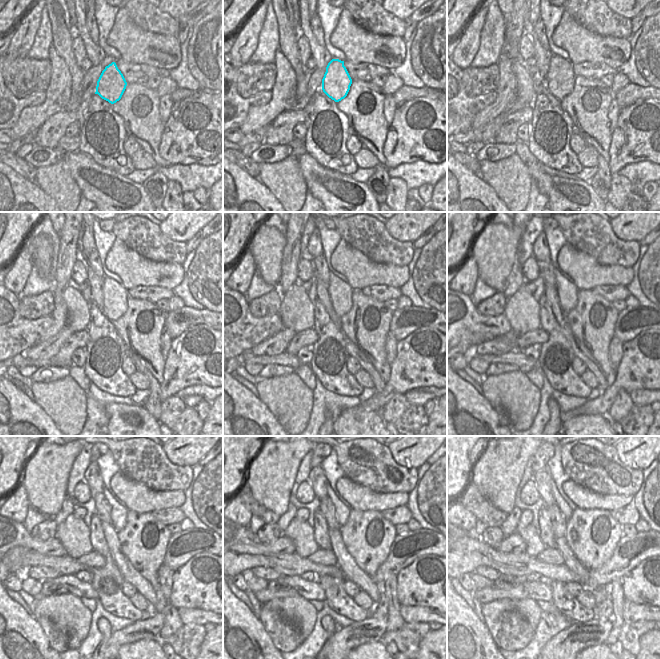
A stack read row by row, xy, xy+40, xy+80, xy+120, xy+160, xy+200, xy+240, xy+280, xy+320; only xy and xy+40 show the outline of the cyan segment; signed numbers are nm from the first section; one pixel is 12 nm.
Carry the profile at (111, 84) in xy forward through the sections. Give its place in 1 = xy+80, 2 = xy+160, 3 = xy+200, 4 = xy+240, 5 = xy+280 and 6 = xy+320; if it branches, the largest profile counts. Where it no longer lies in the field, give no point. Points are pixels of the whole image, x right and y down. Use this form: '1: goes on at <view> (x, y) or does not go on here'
1: goes on at xy+80 (560, 79)
2: goes on at xy+160 (340, 292)
3: goes on at xy+200 (567, 291)
4: goes on at xy+240 (118, 513)
5: goes on at xy+280 (342, 512)
6: goes on at xy+320 (564, 507)

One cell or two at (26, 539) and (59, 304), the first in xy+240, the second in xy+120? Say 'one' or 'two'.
two

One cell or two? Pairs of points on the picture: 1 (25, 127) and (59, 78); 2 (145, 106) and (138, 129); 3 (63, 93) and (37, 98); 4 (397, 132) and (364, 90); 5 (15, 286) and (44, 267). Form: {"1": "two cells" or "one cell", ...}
{"1": "one cell", "2": "one cell", "3": "two cells", "4": "two cells", "5": "two cells"}

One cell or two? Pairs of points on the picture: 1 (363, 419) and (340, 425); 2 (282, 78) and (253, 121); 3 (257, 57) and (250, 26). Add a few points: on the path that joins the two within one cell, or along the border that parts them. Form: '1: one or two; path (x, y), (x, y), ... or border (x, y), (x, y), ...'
1: one; path (357, 425), (346, 425)
2: one; path (280, 90), (280, 98), (265, 113)
3: two; border (261, 27), (257, 47), (248, 61)

